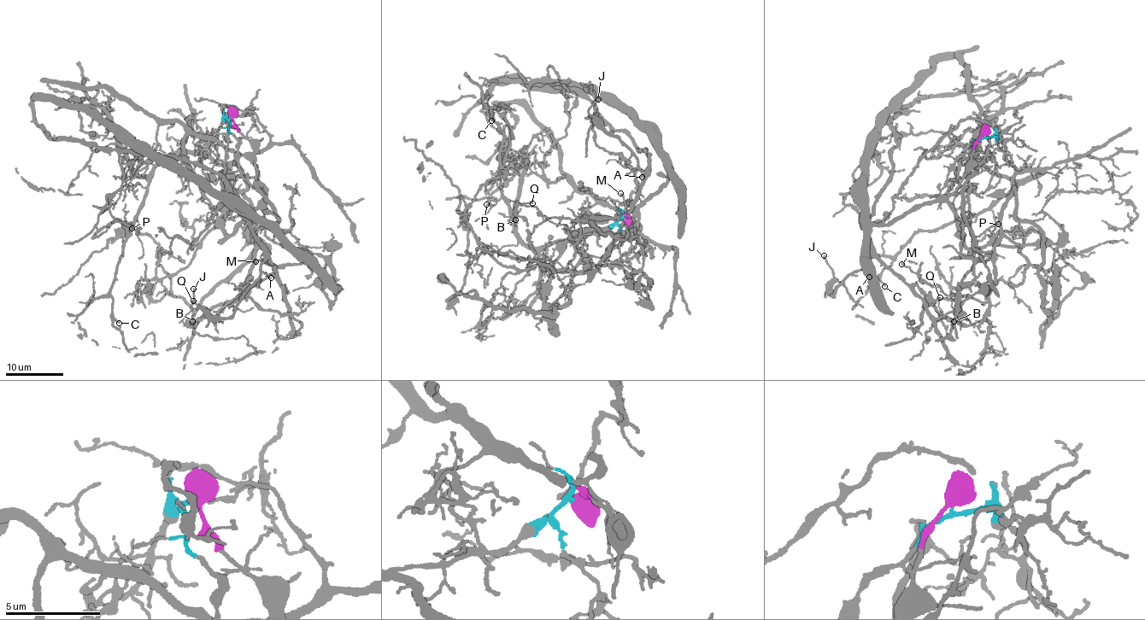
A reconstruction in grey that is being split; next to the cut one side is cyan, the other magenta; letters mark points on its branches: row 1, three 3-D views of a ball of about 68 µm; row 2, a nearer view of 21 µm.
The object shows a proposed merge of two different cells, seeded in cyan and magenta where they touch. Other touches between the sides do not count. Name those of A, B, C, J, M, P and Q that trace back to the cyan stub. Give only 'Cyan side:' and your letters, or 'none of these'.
Cyan side: B, C, M, P, Q

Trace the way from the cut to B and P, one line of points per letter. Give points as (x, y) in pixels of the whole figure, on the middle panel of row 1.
B: (624, 217), (601, 232), (570, 238), (588, 266), (574, 274), (537, 259), (527, 224), (519, 216), (515, 220)
P: (624, 217), (601, 232), (550, 241), (542, 247), (531, 247), (517, 234), (502, 199), (489, 201), (486, 205)

